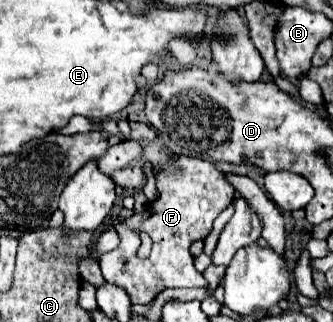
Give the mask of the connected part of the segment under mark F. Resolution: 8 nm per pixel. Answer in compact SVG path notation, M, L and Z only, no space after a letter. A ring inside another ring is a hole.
M178 154L174 166L182 170L178 176L166 176L164 168L160 168L160 196L154 200L144 212L134 214L126 222L114 220L114 228L118 230L122 242L116 250L100 256L100 268L106 282L124 288L130 294L132 304L148 304L158 292L164 288L194 288L206 286L204 276L194 268L194 258L190 254L190 246L194 240L208 236L216 216L234 200L234 190L226 182L224 172L220 172L212 162ZM192 170L198 170L192 174ZM140 234L148 234L152 238L152 252L146 260L138 258Z

